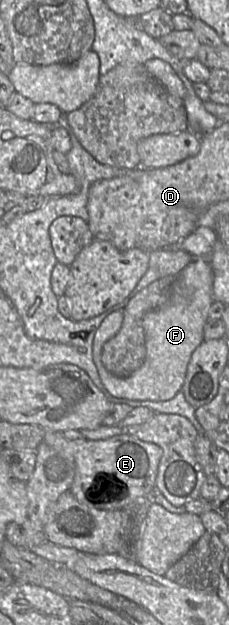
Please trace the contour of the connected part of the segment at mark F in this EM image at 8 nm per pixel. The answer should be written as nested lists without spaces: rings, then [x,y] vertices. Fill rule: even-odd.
[[[194,258],[171,285],[165,305],[147,312],[143,317],[146,357],[142,367],[126,378],[117,378],[103,367],[101,354],[104,344],[120,330],[124,318],[122,310],[106,315],[93,341],[93,361],[108,392],[117,398],[134,401],[167,401],[172,399],[184,383],[187,366],[193,351],[204,340],[204,326],[213,298],[213,270],[208,258]]]

